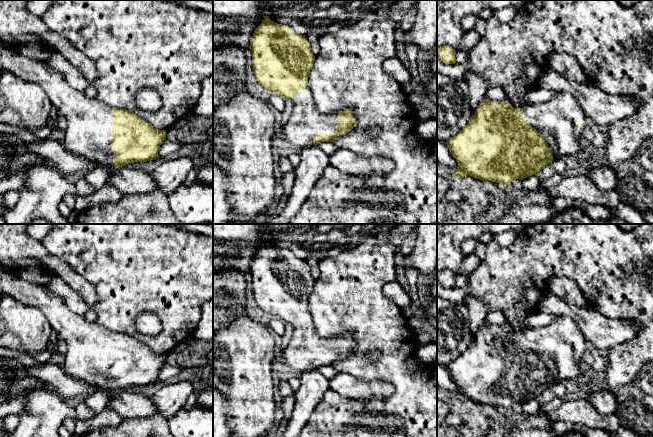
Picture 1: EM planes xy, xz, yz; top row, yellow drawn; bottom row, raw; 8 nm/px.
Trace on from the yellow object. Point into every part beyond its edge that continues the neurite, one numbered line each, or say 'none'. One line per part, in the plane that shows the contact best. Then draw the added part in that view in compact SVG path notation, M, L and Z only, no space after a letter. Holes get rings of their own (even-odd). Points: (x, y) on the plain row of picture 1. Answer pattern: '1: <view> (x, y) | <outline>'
1: xy (89, 345) | M0 266L0 292L11 296L25 305L38 308L51 324L54 335L61 337L67 344L64 372L97 390L115 393L114 372L110 369L112 357L112 331L96 322L88 321L84 316L73 313L64 300L42 284L27 282L17 277L14 272Z

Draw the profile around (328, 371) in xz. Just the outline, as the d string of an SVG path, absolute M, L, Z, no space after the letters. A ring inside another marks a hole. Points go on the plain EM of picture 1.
M321 366L317 370L327 379L334 377L338 373L333 366Z

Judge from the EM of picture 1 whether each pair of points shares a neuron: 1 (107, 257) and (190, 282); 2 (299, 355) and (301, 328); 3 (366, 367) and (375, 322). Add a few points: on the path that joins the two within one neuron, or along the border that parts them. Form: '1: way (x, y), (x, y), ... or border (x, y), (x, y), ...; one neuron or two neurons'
1: way (128, 257), (137, 264), (169, 271); one neuron
2: way (301, 348), (301, 335); one neuron
3: way (361, 356), (361, 350), (370, 333); one neuron

